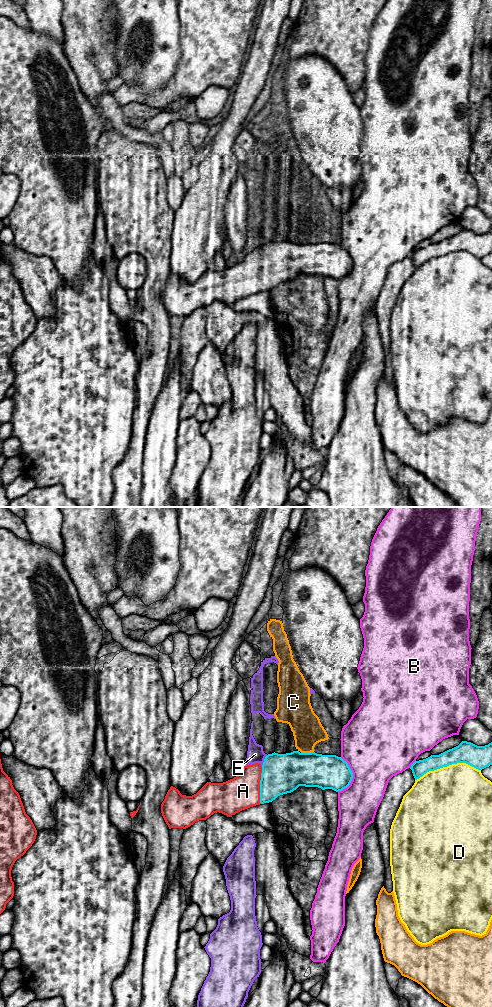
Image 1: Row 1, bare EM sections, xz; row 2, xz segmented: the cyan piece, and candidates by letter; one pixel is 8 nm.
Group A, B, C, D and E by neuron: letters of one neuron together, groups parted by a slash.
A / B / C / D / E

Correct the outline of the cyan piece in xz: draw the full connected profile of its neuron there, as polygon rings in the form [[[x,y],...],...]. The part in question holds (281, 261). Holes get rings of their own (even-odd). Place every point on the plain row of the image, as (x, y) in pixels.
[[[299,239],[286,242],[274,240],[265,245],[262,253],[255,251],[244,254],[236,265],[223,271],[207,270],[192,284],[182,283],[178,277],[171,274],[161,292],[161,301],[169,317],[186,317],[217,300],[230,305],[250,295],[272,290],[280,283],[293,280],[299,274],[339,280],[350,273],[352,266],[353,261],[348,251],[336,243]]]

